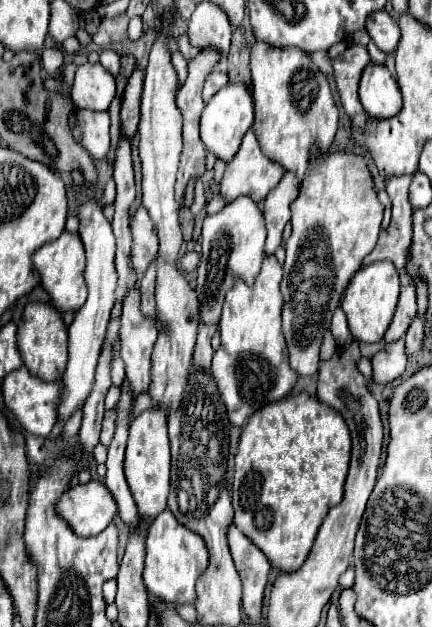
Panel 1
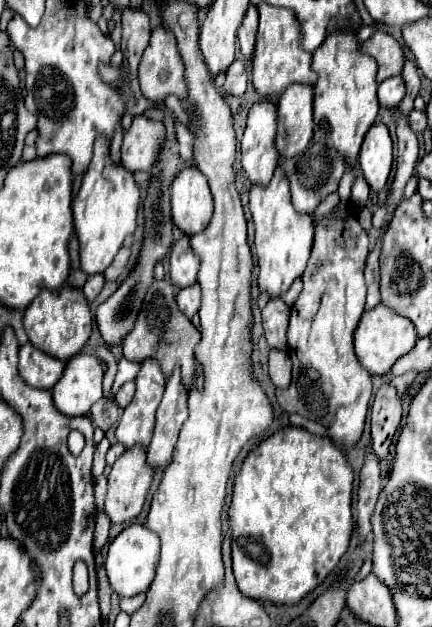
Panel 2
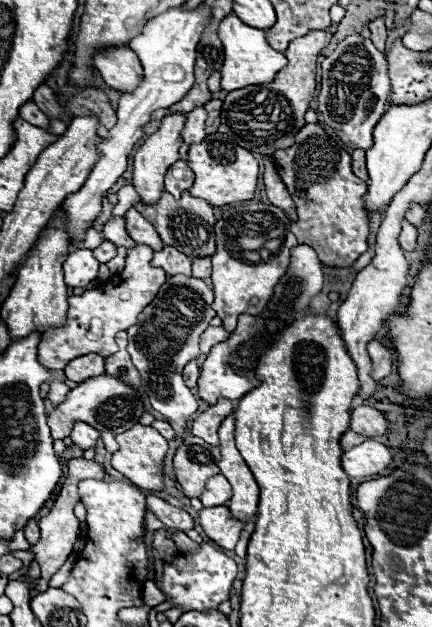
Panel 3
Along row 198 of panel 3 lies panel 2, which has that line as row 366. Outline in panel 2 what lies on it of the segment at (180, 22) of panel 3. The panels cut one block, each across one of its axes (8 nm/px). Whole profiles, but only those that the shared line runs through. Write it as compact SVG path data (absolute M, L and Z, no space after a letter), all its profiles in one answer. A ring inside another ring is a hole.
M78 354L68 360L64 374L54 384L52 402L64 416L84 416L102 398L102 364L96 356Z

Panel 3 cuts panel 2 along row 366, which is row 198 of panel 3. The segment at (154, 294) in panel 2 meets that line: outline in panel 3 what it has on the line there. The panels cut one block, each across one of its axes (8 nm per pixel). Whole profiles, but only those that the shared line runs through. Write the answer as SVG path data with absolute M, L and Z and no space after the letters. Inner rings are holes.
M164 192L162 198L156 204L134 204L136 210L140 210L144 214L144 218L148 218L154 228L158 230L160 238L164 240L164 244L172 244L174 248L180 248L180 252L184 252L188 258L204 258L204 256L214 256L216 246L214 246L214 224L216 224L216 216L212 212L212 206L200 198L190 196L188 192L182 194L180 200L176 200L172 194Z

